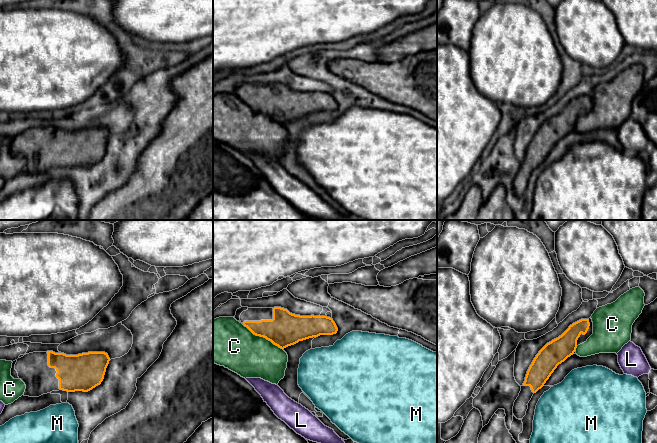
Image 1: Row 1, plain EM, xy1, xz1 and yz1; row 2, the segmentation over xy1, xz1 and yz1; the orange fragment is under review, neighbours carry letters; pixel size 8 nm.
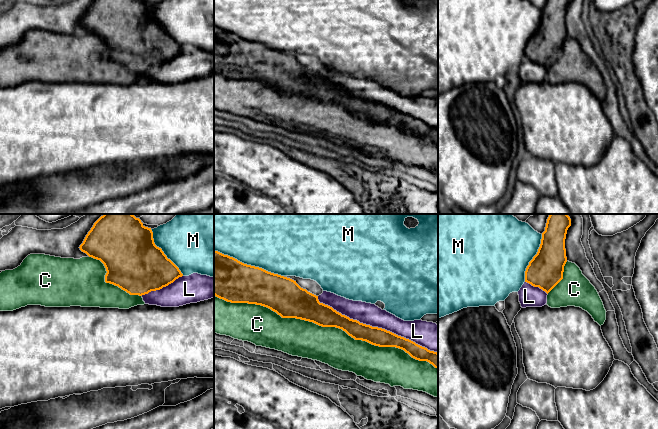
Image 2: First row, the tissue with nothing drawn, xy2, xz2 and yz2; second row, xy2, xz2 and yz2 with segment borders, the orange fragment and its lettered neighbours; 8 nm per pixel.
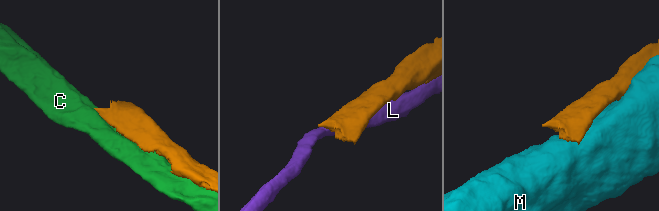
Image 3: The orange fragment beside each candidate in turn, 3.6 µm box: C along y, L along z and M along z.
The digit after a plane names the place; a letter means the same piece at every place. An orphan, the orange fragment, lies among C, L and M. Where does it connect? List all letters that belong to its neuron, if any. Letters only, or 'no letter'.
no letter

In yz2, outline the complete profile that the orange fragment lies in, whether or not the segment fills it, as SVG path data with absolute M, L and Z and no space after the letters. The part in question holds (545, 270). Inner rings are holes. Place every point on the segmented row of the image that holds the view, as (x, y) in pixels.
M550 214L537 254L525 271L525 282L547 294L563 279L567 262L565 239L571 219L567 214Z

